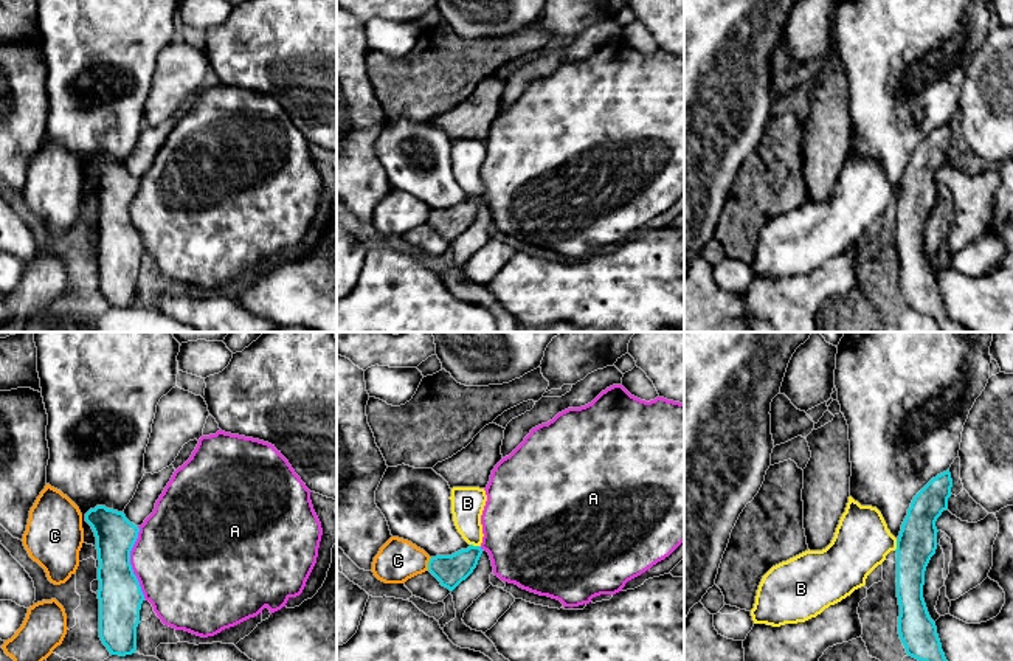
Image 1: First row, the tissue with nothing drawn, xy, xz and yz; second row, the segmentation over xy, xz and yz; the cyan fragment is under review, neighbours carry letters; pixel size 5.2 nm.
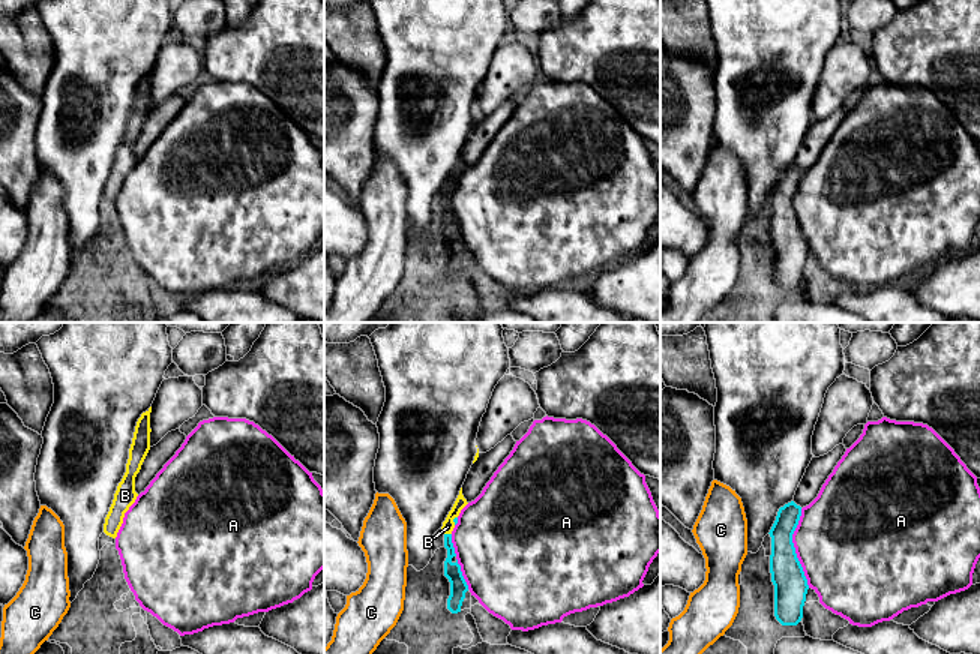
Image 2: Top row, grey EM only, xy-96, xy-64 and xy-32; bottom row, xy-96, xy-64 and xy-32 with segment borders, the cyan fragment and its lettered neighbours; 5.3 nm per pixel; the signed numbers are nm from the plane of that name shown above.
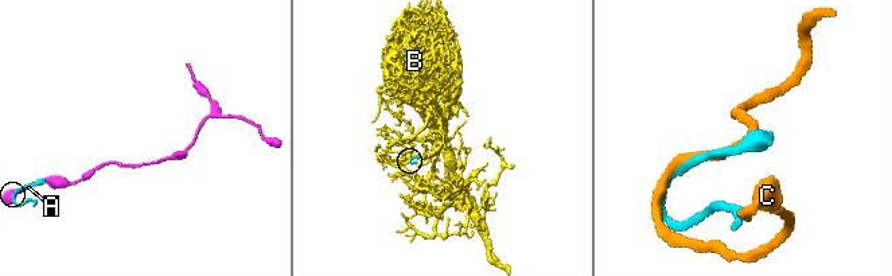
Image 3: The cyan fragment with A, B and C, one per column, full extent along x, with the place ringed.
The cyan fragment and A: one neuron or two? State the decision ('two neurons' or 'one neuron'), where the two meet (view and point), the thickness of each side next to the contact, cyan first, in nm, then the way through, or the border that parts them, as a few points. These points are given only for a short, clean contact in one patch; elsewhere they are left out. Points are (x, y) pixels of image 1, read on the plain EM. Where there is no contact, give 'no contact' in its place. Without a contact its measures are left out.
two neurons; meets cyan in xy at (129, 214); 220 nm thick on the cyan side, 460 nm on the other; border along xy (137, 179), (138, 190), (131, 204), (131, 221), (145, 250)

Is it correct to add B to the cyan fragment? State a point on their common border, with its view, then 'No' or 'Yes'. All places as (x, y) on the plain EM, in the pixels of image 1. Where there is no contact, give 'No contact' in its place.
Touches cyan at xz (475, 199). No

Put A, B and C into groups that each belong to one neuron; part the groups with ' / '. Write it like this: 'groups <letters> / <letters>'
groups A / B / C

